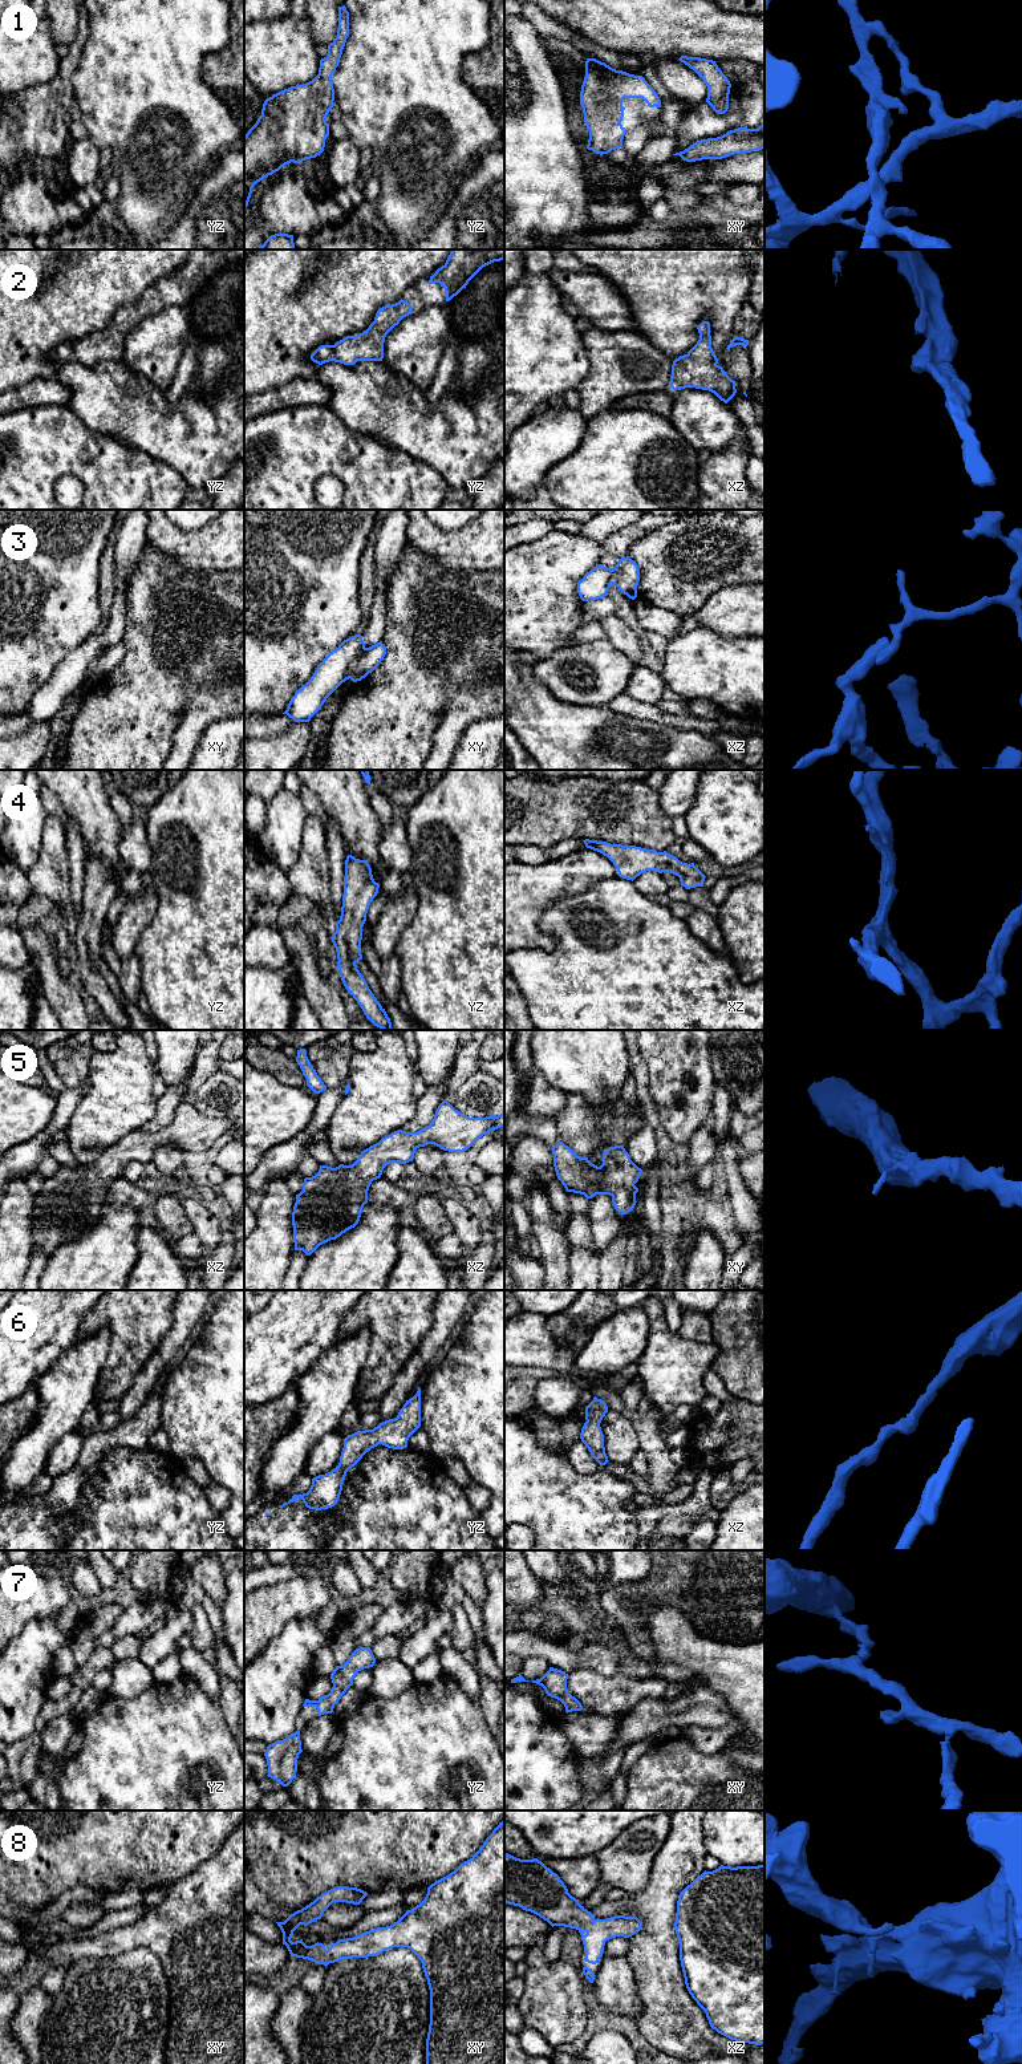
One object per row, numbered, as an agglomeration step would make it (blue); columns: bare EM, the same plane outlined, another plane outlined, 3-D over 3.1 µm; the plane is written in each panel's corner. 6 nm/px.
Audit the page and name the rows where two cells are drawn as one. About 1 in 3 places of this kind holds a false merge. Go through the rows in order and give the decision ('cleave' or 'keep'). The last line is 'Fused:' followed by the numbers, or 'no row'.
1: keep
2: keep
3: cleave
4: keep
5: keep
6: keep
7: keep
8: keep
Fused: 3

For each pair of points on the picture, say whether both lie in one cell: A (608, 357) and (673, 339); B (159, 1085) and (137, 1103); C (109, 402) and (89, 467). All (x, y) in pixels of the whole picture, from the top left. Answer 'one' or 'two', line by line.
A: two
B: two
C: two

